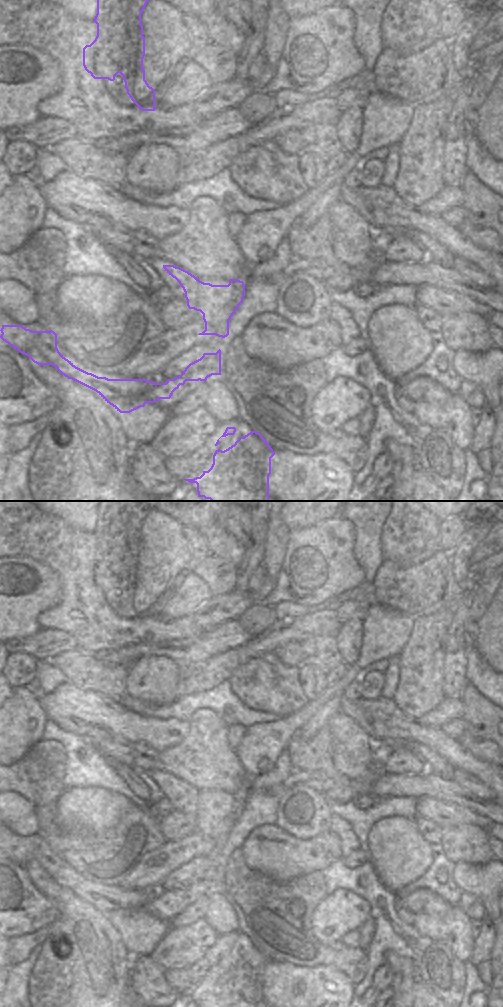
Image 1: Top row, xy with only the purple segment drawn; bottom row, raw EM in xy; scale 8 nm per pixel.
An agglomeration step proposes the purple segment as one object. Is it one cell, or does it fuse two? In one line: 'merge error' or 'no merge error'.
merge error

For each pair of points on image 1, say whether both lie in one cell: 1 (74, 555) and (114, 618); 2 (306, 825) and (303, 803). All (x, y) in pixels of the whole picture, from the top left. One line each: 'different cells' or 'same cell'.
1: same cell
2: same cell

